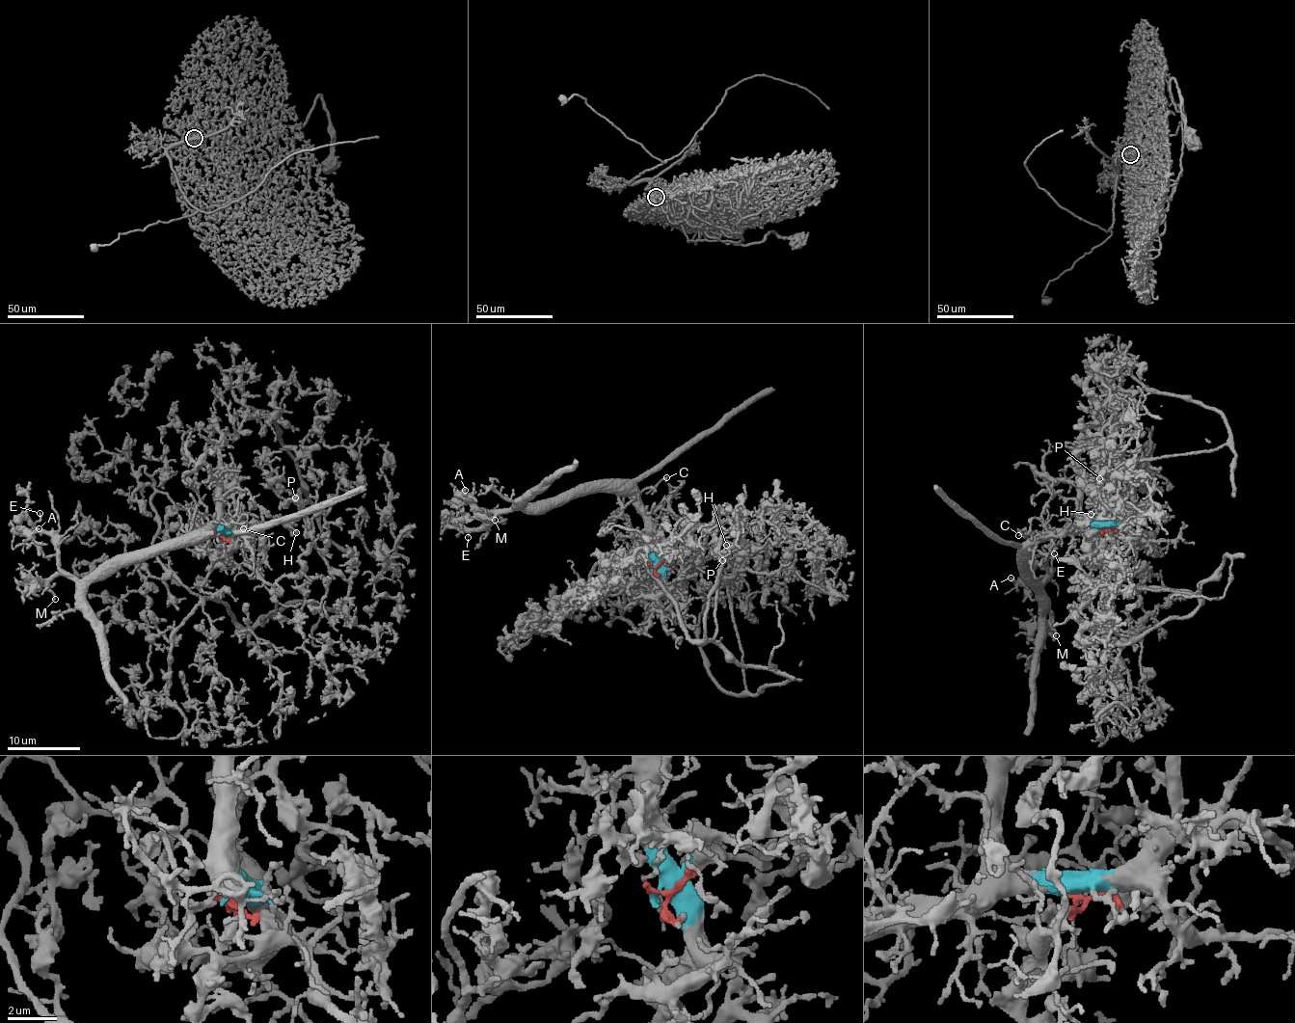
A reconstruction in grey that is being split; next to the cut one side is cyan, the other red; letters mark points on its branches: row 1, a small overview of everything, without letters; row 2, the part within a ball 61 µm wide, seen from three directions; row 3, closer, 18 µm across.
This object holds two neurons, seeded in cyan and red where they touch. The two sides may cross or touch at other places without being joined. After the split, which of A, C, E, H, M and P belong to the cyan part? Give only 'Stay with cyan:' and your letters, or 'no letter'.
Stay with cyan: A, C, E, M

